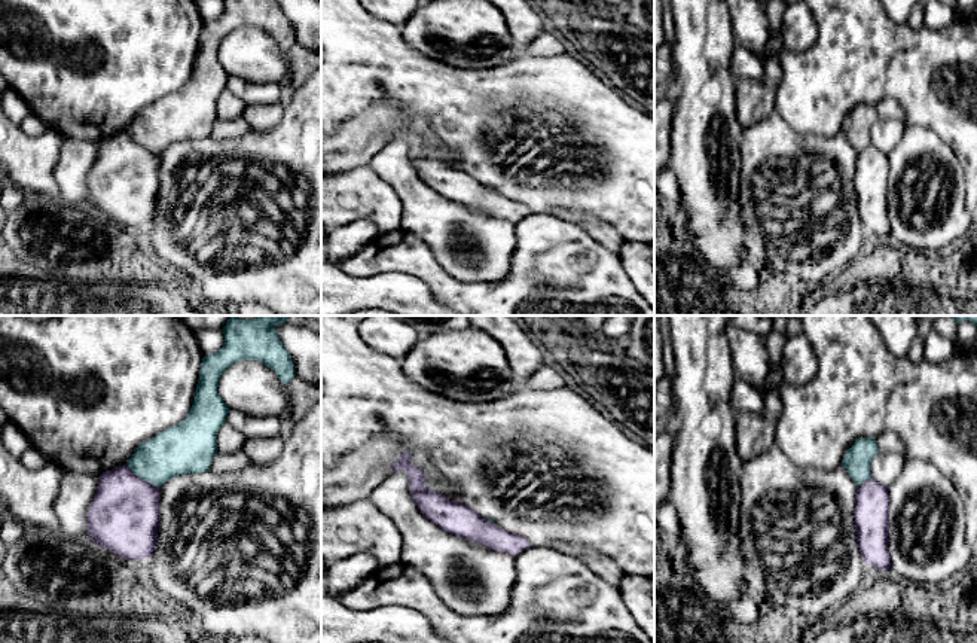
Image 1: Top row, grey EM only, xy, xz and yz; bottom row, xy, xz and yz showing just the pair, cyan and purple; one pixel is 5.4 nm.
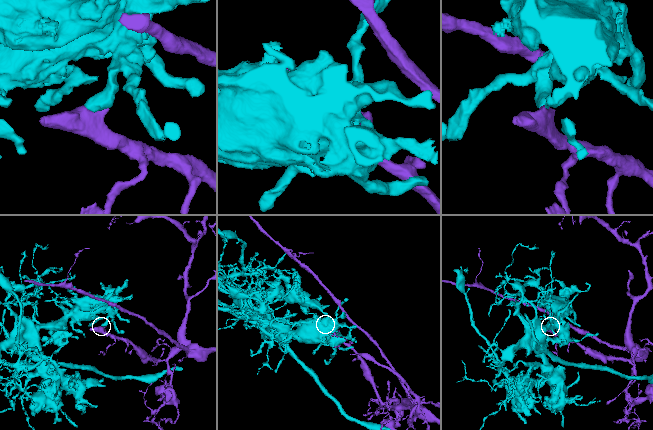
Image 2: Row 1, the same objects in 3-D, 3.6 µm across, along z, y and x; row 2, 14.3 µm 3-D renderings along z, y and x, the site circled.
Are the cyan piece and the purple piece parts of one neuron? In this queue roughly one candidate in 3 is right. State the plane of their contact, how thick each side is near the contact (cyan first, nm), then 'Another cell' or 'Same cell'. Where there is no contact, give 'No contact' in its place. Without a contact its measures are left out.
Touches cyan in xy. Thickness 260 nm (cyan) against 380 nm. Another cell

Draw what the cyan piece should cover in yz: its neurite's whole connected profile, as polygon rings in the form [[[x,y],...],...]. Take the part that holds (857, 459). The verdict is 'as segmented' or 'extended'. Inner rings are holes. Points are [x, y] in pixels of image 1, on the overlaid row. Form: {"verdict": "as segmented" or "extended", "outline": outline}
{"verdict": "as segmented", "outline": [[[860,438],[845,452],[842,466],[857,485],[861,485],[871,478],[870,463],[877,452],[879,448],[874,438]]]}

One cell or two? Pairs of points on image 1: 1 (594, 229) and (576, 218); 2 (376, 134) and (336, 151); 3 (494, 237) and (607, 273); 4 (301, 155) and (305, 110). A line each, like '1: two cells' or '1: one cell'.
1: one cell
2: one cell
3: two cells
4: one cell

